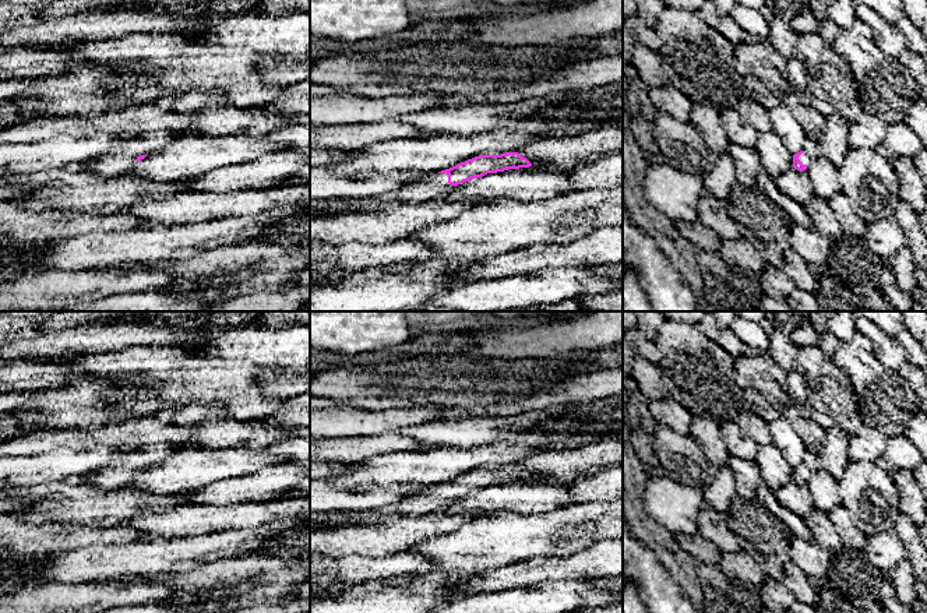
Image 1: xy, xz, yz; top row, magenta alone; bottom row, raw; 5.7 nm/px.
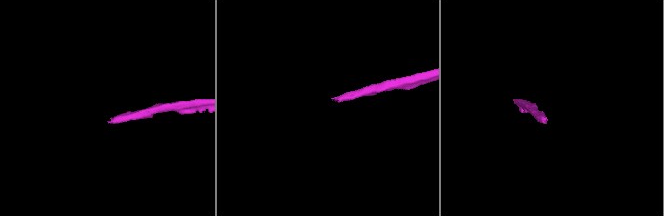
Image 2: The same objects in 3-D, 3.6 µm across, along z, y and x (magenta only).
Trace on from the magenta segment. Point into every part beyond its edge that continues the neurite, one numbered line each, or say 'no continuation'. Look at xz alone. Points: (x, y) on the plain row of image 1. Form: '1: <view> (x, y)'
1: xz (430, 500)

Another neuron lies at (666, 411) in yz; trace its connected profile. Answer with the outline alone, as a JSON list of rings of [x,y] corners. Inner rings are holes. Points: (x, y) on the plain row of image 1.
[[[673,398],[649,399],[648,409],[658,424],[665,424],[680,434],[690,434],[692,415]]]

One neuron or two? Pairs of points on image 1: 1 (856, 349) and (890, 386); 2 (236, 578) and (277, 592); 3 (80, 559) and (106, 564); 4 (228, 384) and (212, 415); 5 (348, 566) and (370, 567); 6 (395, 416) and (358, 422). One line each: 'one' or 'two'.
1: one
2: one
3: one
4: two
5: one
6: one

